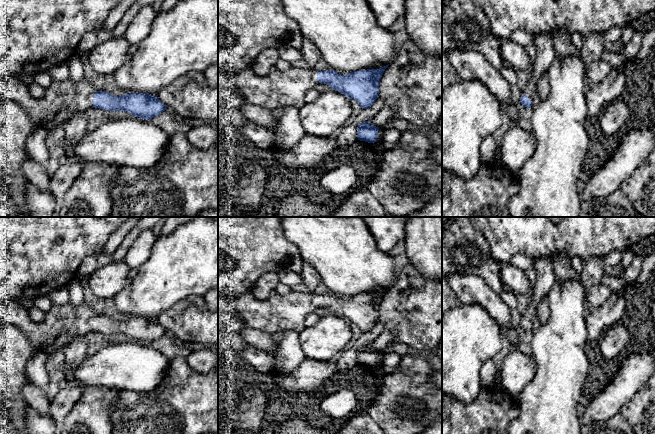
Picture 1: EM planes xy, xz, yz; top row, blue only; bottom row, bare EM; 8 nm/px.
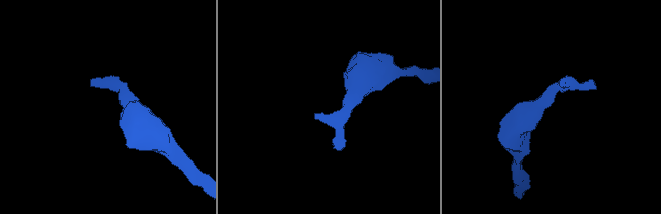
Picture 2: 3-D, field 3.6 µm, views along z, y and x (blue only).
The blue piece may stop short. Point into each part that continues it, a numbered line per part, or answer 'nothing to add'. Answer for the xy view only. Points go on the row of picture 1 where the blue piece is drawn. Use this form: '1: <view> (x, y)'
1: xy (61, 100)

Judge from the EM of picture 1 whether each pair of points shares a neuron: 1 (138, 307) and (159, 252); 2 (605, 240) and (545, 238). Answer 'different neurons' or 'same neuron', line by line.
1: same neuron
2: same neuron

